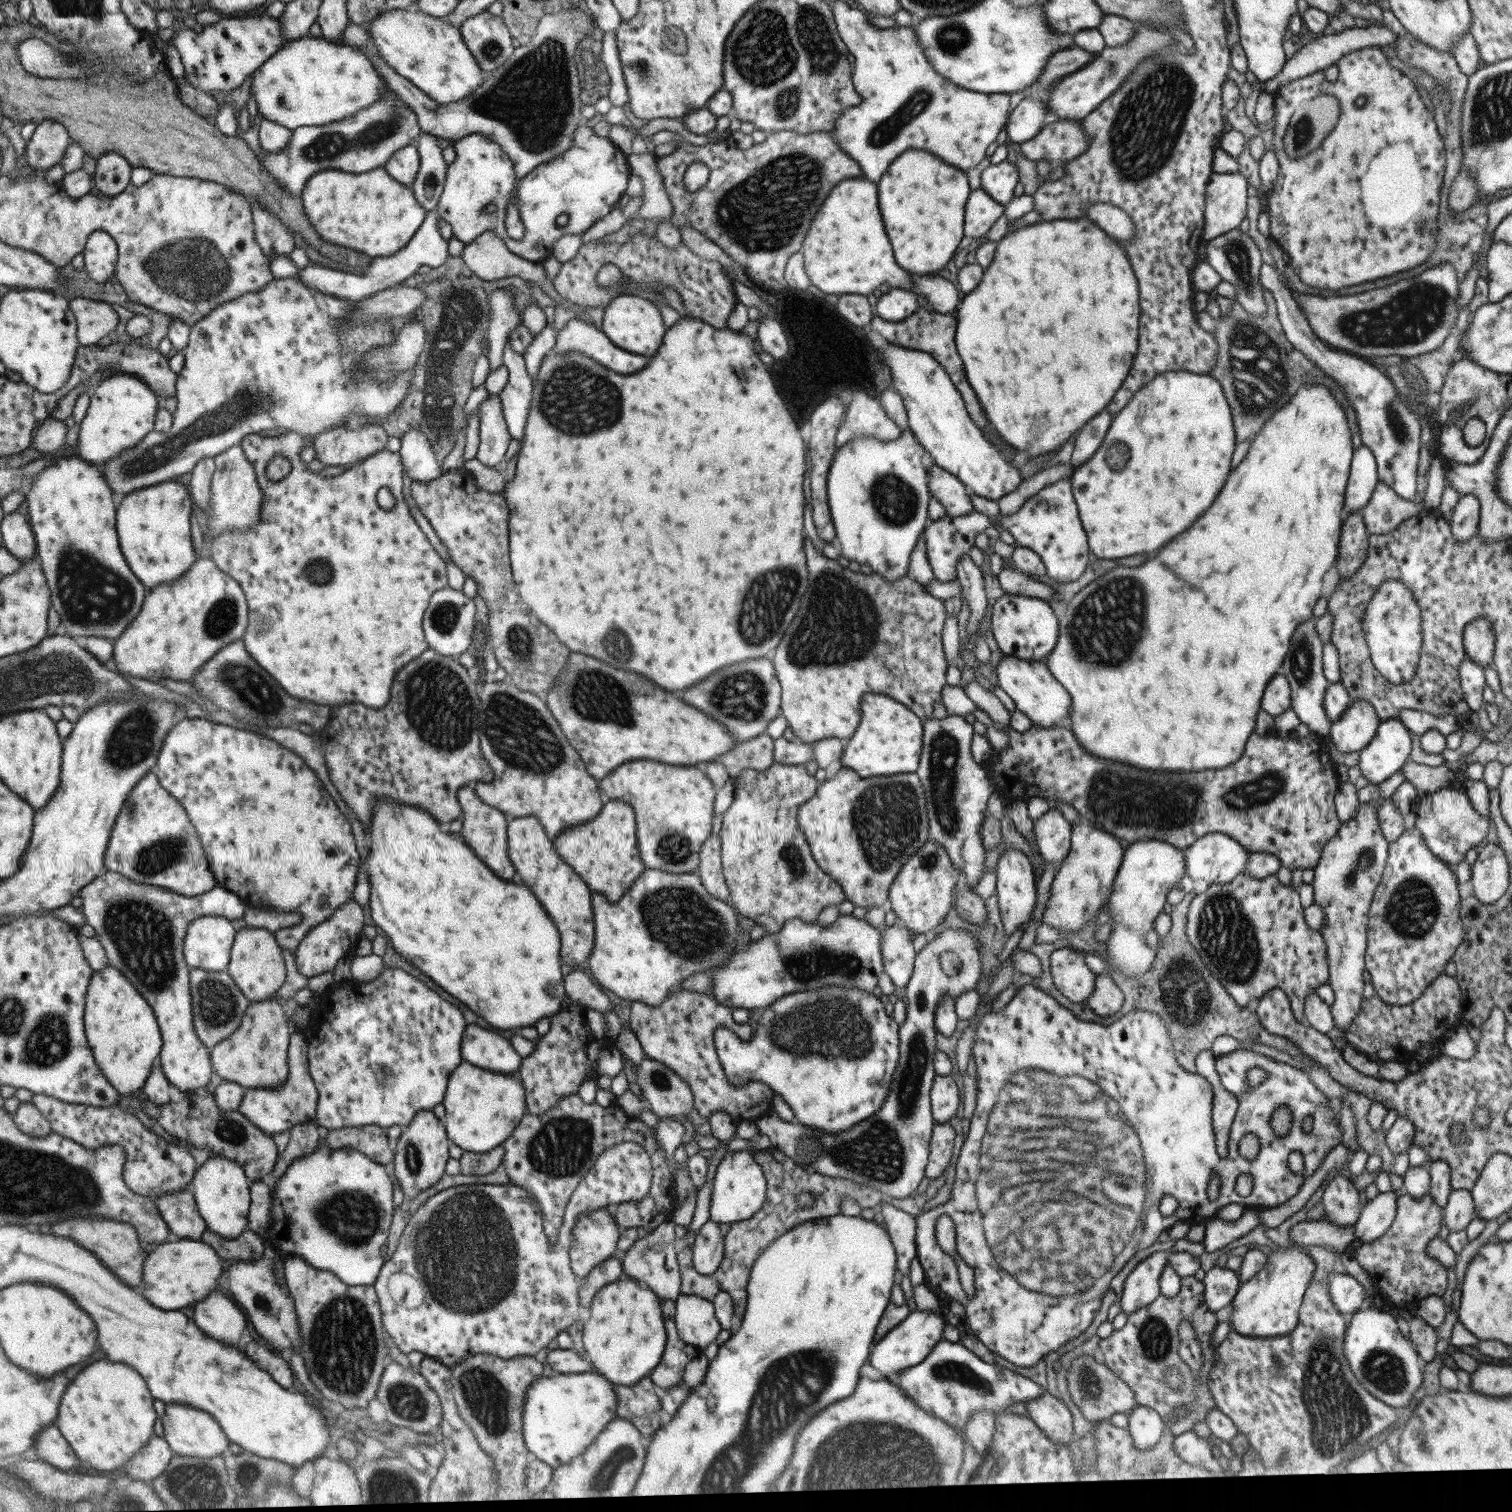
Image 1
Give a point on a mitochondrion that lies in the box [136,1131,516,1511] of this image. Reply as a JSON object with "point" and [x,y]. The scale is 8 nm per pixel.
{"point":[343,1340]}

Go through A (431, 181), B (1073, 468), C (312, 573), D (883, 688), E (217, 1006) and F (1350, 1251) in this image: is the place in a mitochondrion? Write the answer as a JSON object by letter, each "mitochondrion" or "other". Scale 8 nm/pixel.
{"A":"mitochondrion","B":"other","C":"mitochondrion","D":"other","E":"mitochondrion","F":"other"}

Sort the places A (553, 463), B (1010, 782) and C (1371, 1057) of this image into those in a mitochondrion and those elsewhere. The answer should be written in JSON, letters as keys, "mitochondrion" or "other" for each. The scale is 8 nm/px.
{"A":"other","B":"other","C":"other"}

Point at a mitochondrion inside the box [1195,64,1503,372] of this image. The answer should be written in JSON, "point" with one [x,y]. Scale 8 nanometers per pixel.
{"point":[1410,316]}

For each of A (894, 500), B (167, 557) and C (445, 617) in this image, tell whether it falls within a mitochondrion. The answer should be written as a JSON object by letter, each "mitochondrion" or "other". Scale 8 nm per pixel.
{"A":"mitochondrion","B":"other","C":"mitochondrion"}

